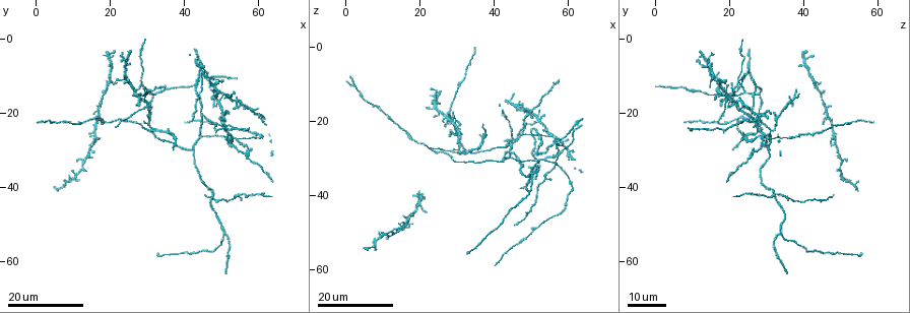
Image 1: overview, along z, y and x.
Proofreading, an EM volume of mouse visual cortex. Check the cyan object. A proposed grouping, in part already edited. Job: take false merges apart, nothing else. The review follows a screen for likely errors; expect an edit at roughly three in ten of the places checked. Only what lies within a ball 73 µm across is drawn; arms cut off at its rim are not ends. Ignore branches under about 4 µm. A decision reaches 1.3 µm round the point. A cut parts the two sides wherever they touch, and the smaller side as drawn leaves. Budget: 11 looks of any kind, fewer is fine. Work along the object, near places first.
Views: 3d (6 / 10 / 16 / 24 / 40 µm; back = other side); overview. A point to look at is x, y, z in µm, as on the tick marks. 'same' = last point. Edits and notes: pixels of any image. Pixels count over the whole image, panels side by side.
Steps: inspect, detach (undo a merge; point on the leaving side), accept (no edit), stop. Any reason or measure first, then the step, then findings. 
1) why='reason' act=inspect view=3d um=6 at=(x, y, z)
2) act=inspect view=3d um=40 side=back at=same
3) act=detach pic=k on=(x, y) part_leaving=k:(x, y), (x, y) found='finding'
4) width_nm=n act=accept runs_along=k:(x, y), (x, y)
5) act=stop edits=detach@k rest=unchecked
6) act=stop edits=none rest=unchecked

act=inspect view=3d um=16 at=(31.5, 15.0, 28.0)

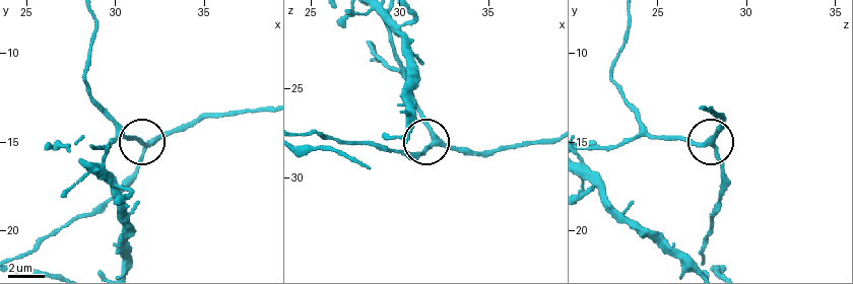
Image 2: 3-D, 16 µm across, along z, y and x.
act=inspect view=3d um=10 at=(32.0, 15.0, 27.8)

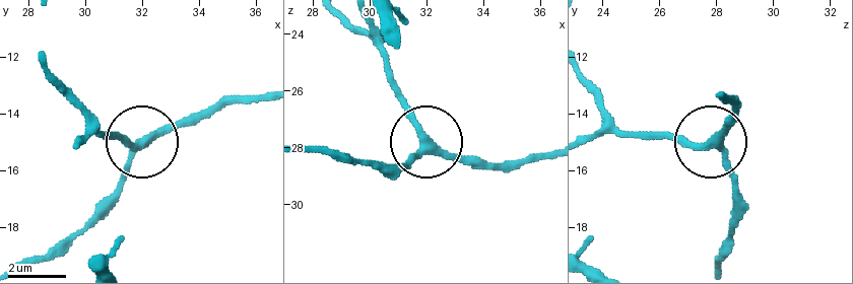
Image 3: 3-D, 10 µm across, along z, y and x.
arms=3 act=accept runs_along=3:(546, 155), (466, 162), (424, 146), (400, 170) found='continuous, no second neuron'

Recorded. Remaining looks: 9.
why='two arms in line, one across' act=inspect view=3d um=24 at=(45.5, 21.0, 26.5)

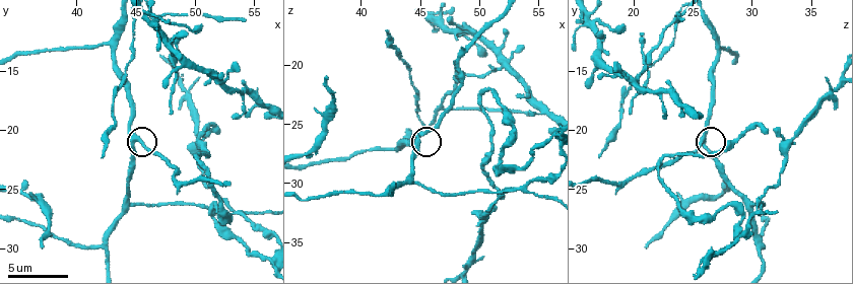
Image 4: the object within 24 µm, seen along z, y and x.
act=inspect view=3d um=6 at=(45.0, 20.8, 25.8)

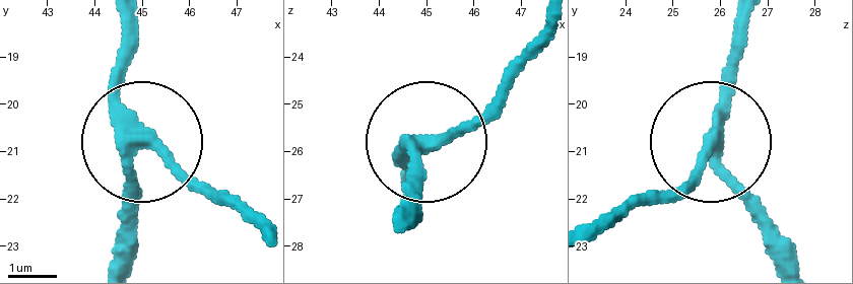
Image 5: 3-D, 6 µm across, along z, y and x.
arms=3 act=accept runs_along=5:(122, 23), (118, 121), (219, 201) found='all the same neuron'

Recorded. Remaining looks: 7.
why='four or more arms meet' act=inspect view=3d um=16 at=(52.2, 15.8, 19.6)

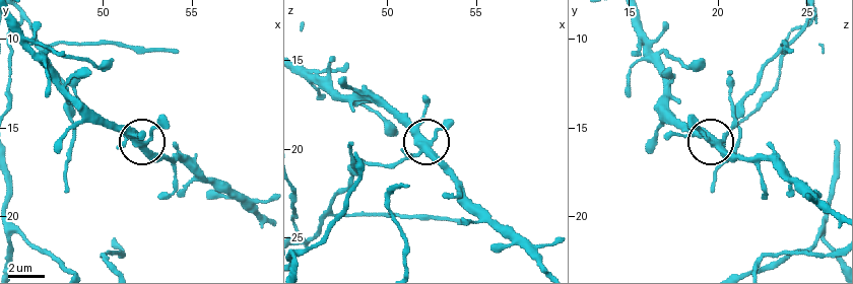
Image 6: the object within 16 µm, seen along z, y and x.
act=detach pic=6 on=(396, 163) part_leaving=6:(724, 141), (733, 126), (728, 90), (731, 74) found='a second neuron is stuck on'

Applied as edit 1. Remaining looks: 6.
why='four arms meet' act=inspect view=3d um=24 at=(23.5, 21.5, 28.0)

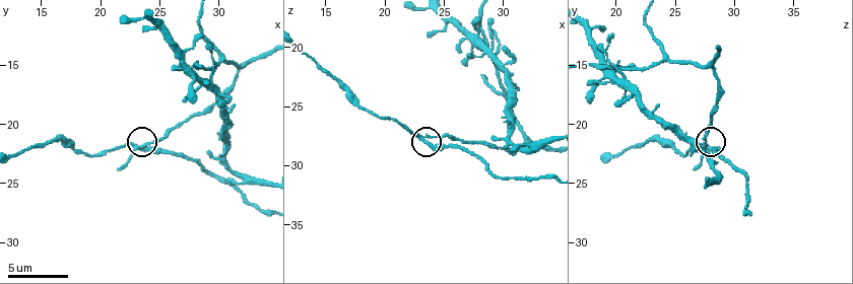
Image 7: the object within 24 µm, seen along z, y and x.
act=inspect view=3d um=6 at=(23.6, 22.0, 28.2)

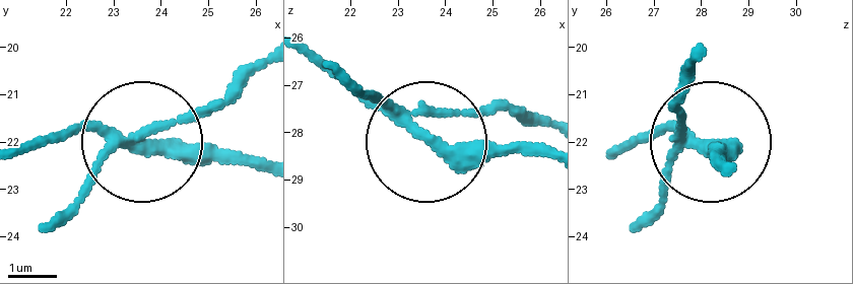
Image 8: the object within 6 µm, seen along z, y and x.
width_nm=230 act=accept runs_along=8:(695, 52), (678, 124), (707, 136), (634, 136) found='continuous, no second neuron'

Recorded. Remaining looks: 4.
why='sudden change in width' act=inspect view=3d um=6 at=(32.0, 24.4, 28.6)

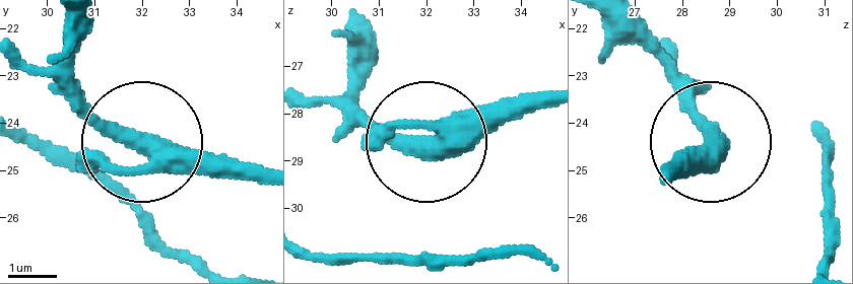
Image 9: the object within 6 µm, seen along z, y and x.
width_nm=340 act=accept found='all the same neuron'

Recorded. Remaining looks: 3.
act=stop edits=detach@6 rest=unchecked

